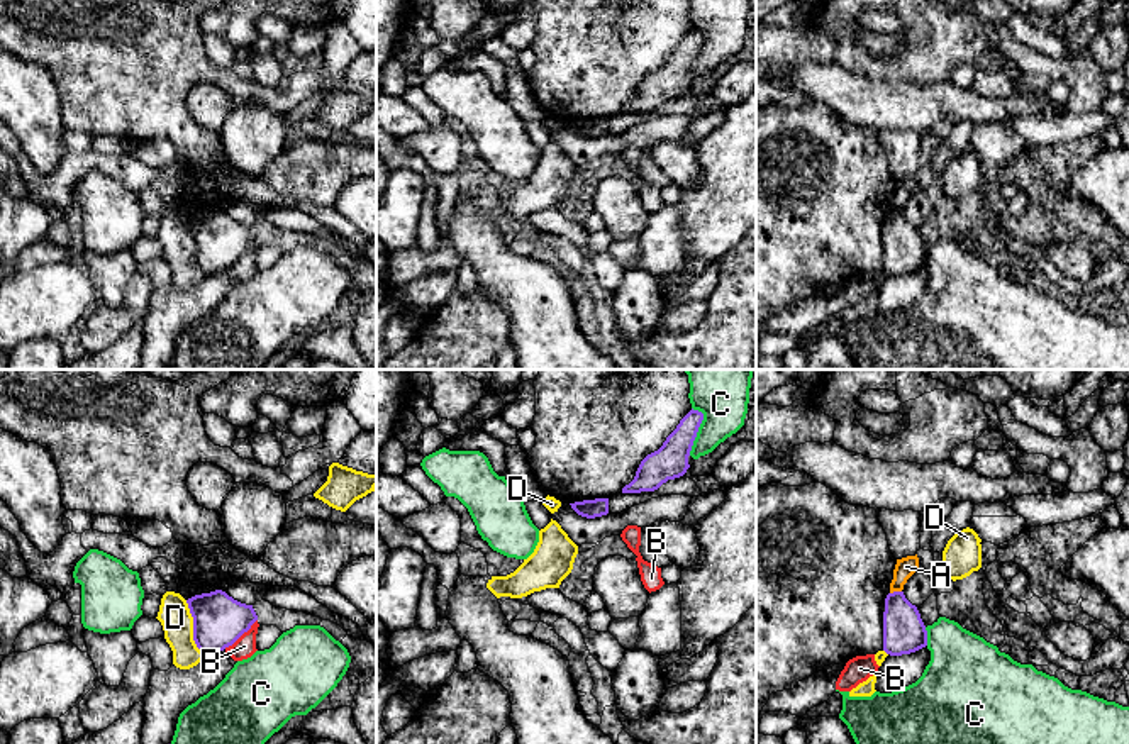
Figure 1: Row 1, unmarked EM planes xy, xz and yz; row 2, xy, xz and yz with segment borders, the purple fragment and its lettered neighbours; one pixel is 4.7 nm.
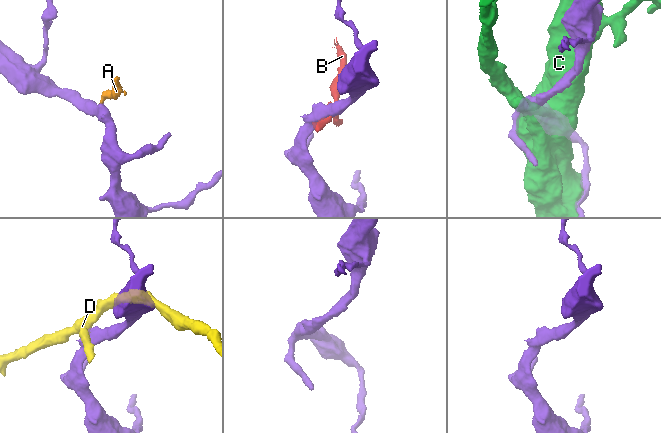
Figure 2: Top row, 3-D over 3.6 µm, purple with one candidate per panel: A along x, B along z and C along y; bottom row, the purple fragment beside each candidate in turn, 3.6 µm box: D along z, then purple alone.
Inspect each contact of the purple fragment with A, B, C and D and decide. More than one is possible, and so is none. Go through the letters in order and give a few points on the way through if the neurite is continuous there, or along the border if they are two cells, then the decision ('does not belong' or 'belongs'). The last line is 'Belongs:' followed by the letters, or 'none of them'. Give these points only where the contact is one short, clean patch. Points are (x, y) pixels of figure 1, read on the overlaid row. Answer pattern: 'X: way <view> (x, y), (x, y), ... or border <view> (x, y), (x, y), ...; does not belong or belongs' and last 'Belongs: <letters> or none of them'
A: border yz (900, 590), (890, 594); does not belong
B: does not belong
C: does not belong
D: does not belong
Belongs: none of them

